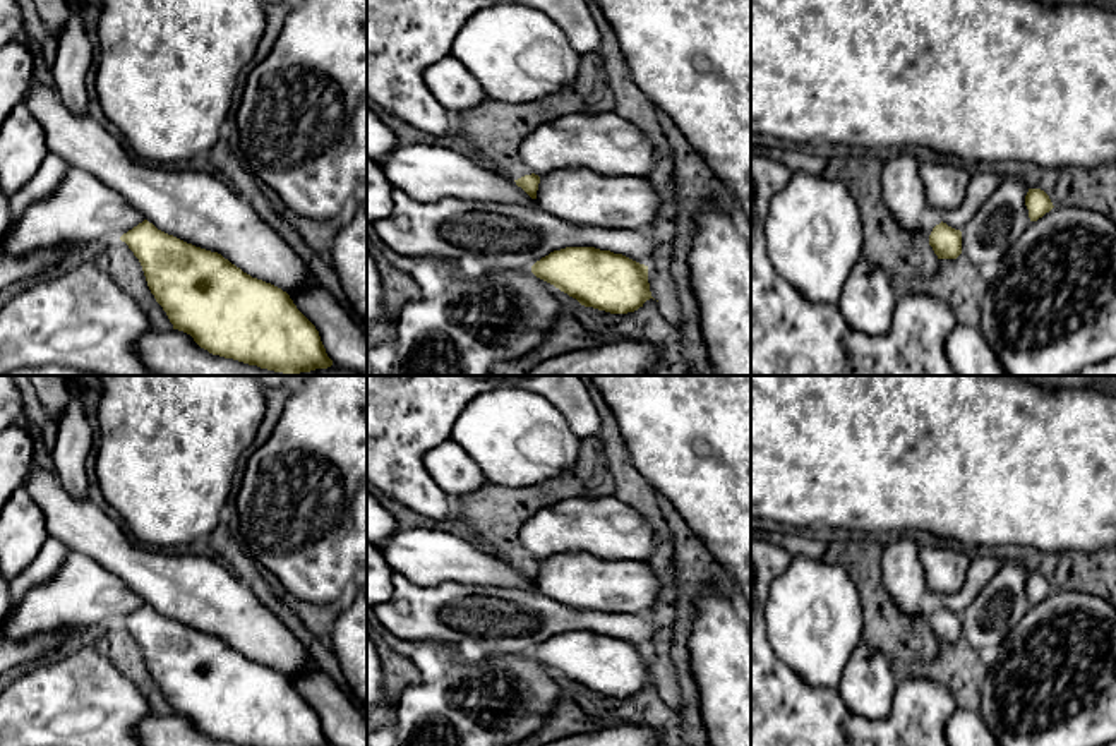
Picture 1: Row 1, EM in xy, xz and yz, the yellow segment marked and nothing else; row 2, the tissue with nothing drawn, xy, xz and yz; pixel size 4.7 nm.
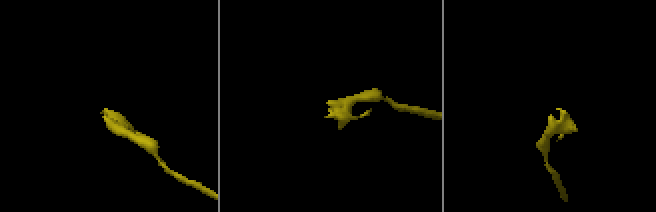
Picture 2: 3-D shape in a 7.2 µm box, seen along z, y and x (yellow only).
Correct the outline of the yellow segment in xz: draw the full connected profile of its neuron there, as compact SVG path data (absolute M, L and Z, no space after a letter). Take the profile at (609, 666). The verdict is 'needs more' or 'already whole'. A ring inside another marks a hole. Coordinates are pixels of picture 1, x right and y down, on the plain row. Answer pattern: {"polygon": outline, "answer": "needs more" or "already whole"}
{"polygon": "M595 631L554 635L531 657L585 691L610 698L634 696L651 681L648 650Z", "answer": "already whole"}

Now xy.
{"polygon": "M70 550L58 573L24 593L0 629L10 640L60 629L105 628L120 623L139 643L147 671L173 713L183 715L213 739L238 746L333 746L315 710L281 672L252 662L218 636L158 614L122 578L86 554Z", "answer": "needs more"}

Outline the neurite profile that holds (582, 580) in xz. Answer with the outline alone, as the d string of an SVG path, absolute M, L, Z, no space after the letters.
M590 552L542 559L535 590L574 609L615 614L648 612L660 593L657 575L645 561L609 561Z

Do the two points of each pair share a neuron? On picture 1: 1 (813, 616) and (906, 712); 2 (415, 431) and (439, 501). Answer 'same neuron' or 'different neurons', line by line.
1: different neurons
2: same neuron

